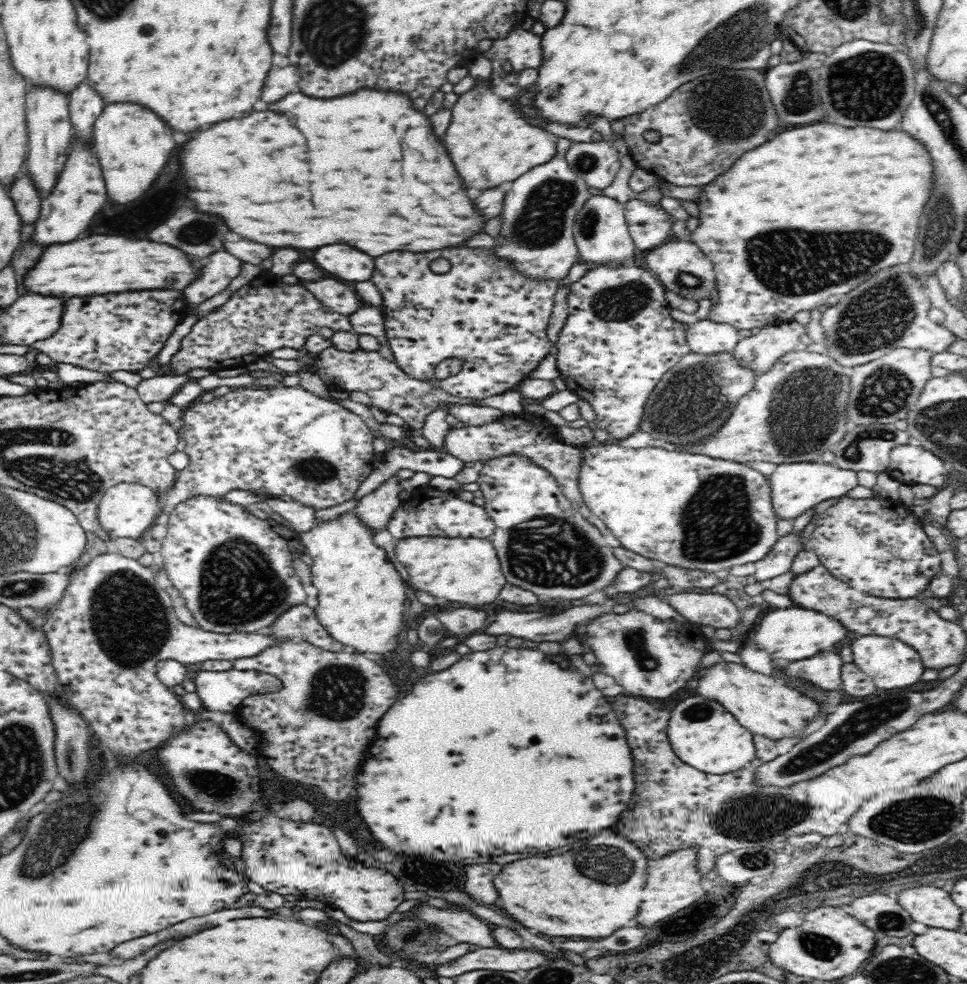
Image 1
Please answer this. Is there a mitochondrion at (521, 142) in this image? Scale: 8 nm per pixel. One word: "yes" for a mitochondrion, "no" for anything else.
no

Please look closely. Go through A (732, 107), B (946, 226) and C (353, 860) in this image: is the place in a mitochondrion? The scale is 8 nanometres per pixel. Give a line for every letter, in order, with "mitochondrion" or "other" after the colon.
A: mitochondrion
B: mitochondrion
C: other

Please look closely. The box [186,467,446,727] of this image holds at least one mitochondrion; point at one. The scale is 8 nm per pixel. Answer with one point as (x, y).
(238, 584)

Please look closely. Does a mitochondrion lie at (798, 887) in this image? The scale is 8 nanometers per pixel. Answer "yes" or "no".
no

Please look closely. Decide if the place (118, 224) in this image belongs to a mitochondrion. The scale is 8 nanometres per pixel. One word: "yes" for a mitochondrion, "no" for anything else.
no

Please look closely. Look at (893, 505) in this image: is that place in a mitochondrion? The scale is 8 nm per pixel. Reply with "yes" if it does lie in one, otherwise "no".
no

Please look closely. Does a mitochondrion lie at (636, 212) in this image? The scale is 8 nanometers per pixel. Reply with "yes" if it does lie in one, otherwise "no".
no

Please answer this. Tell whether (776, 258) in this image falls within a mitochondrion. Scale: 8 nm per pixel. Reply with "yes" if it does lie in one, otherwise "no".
yes

